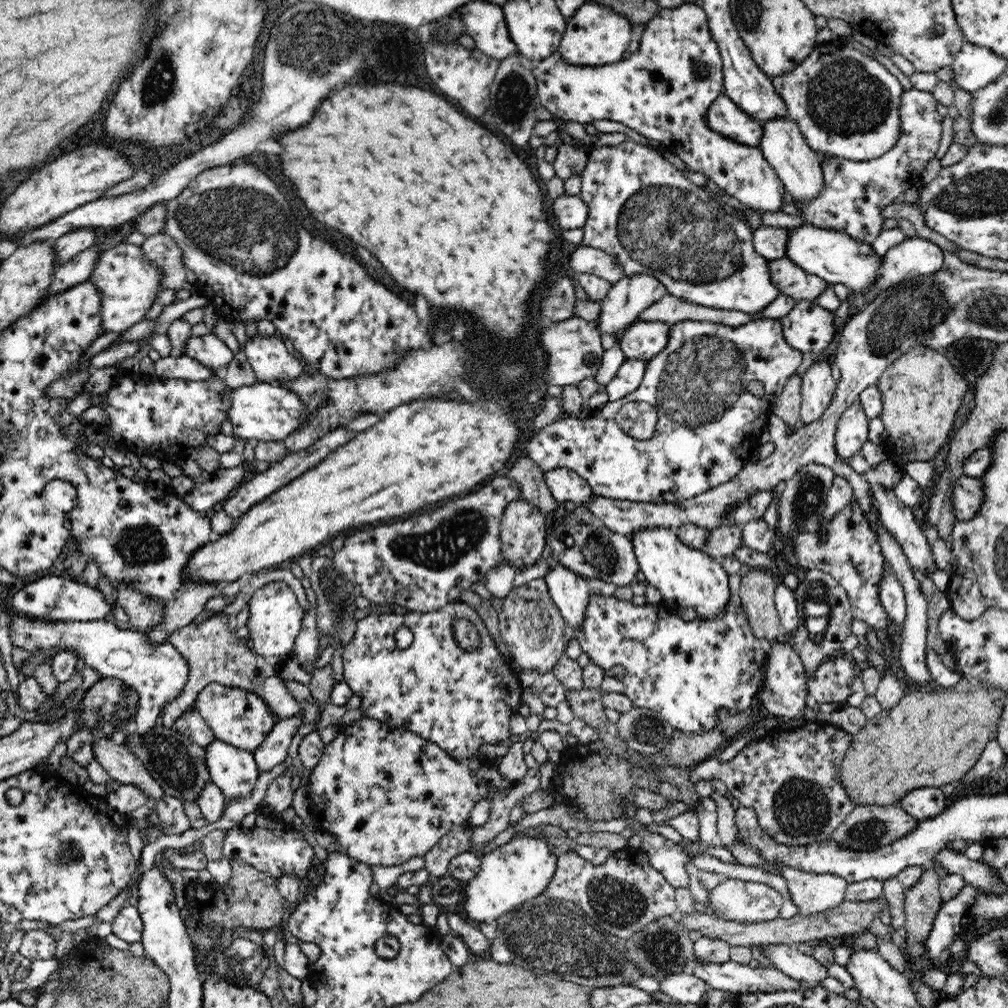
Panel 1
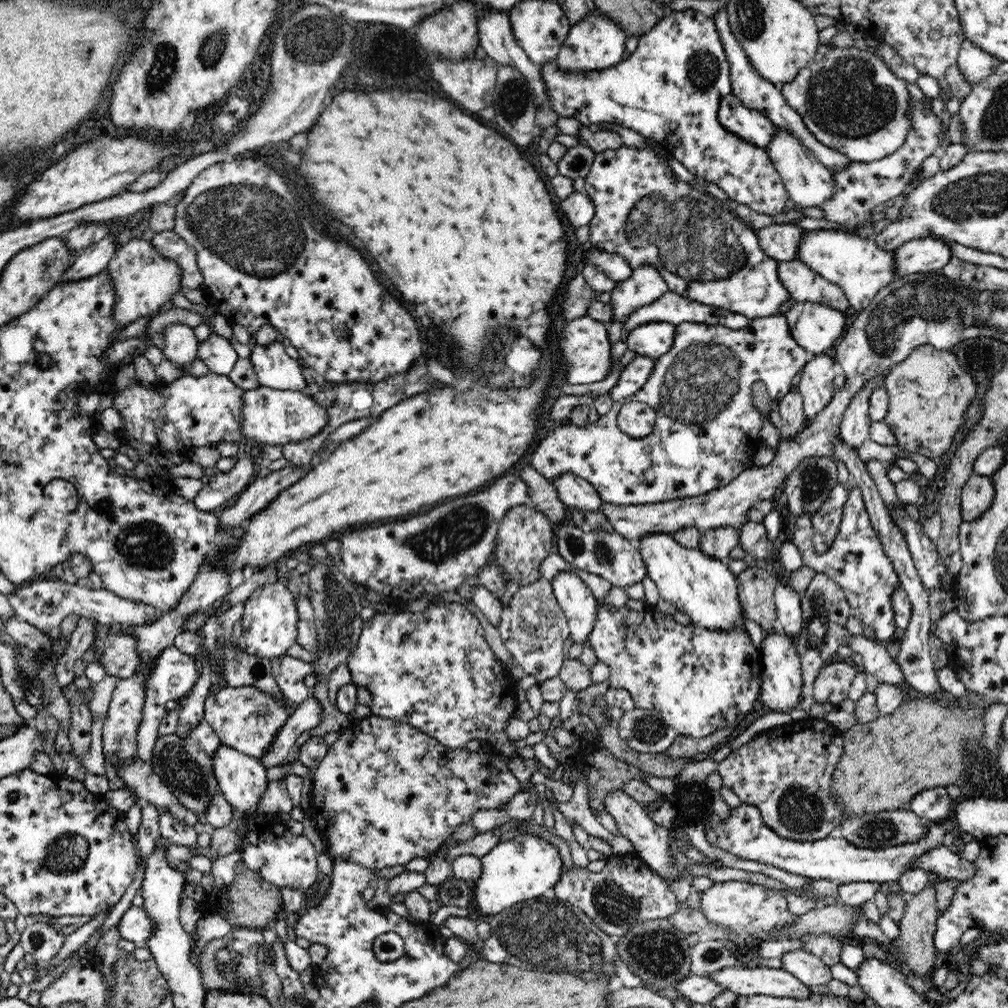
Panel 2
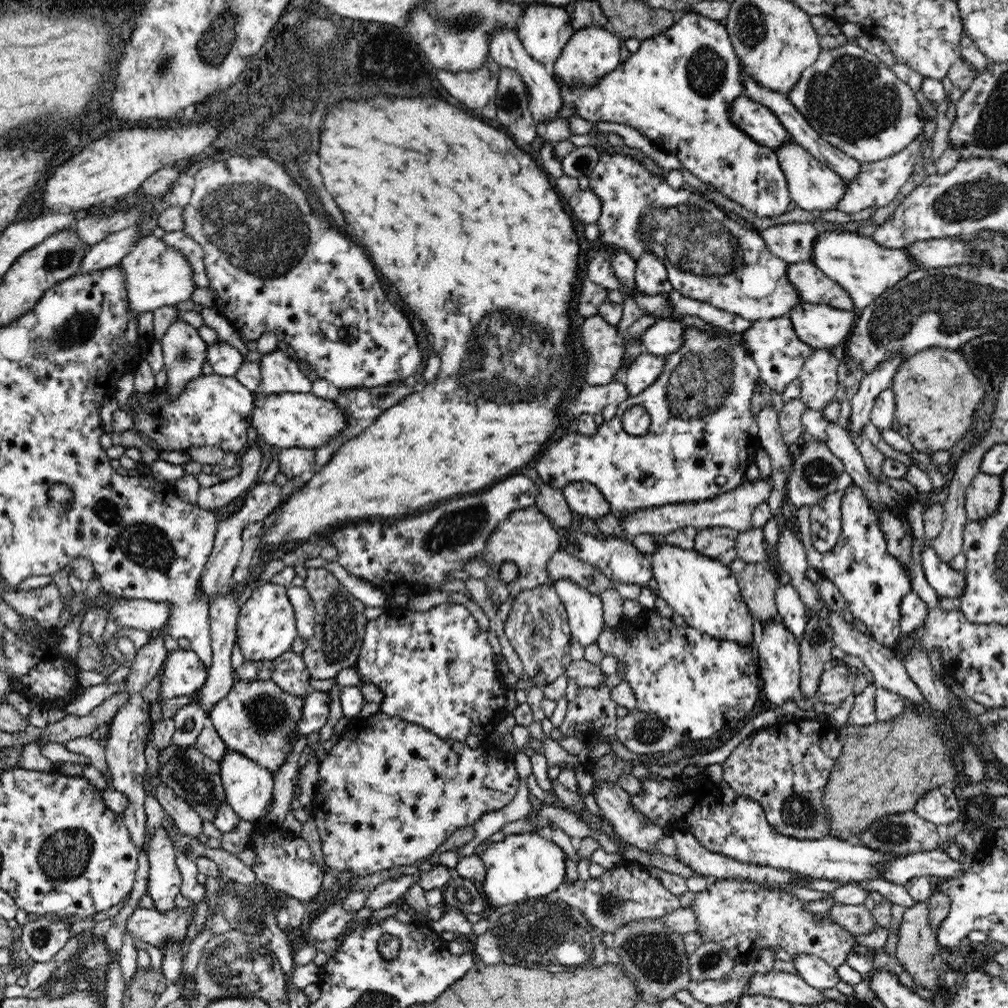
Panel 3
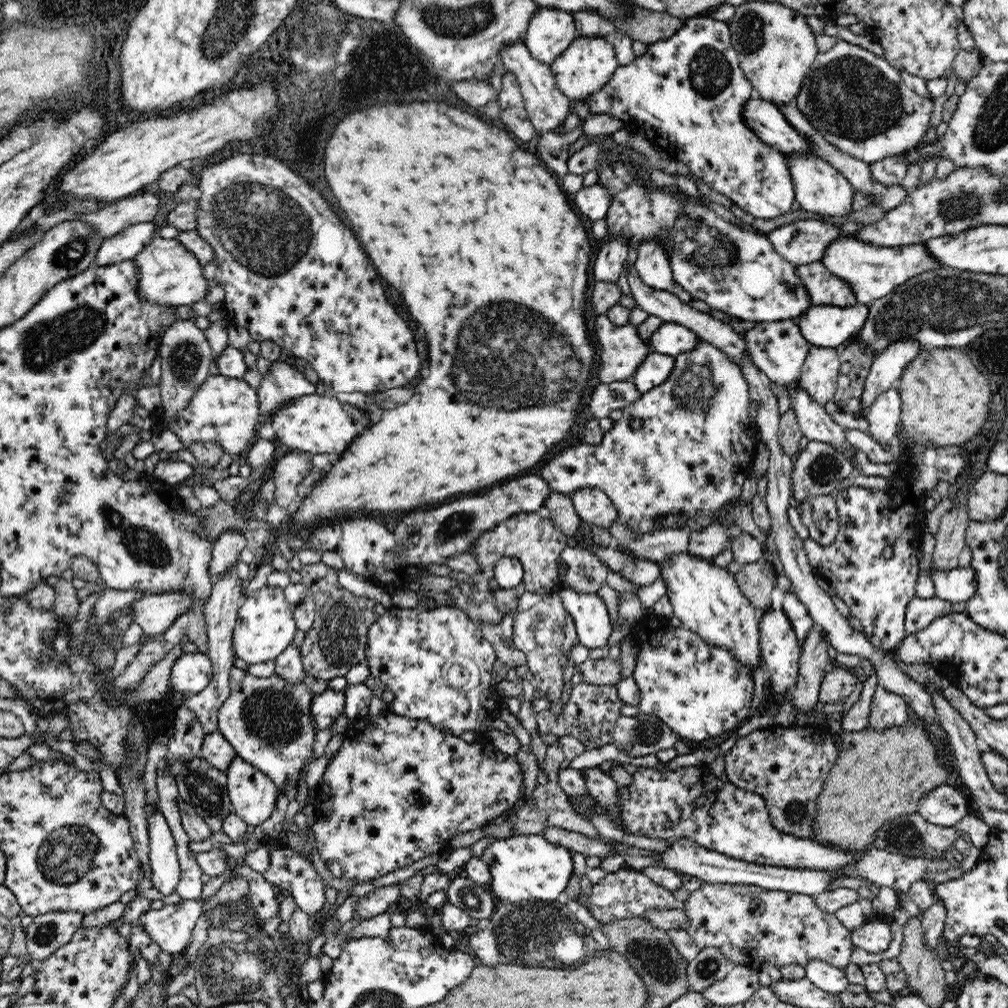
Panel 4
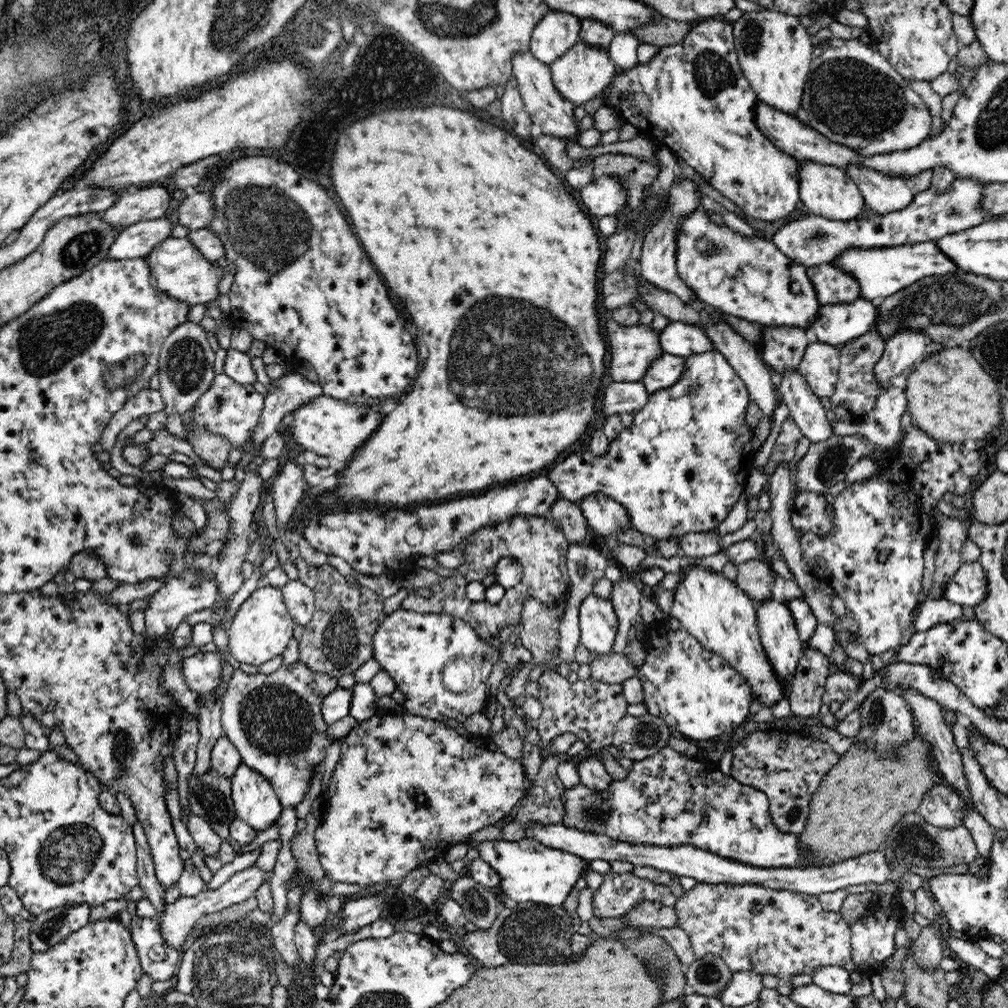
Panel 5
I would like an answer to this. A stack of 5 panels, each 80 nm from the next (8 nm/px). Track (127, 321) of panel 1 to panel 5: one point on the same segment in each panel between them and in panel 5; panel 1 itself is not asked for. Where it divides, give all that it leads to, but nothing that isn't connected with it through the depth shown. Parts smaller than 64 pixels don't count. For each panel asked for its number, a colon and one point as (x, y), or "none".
2: (142, 279)
3: (155, 274)
4: (168, 273)
5: (179, 270)

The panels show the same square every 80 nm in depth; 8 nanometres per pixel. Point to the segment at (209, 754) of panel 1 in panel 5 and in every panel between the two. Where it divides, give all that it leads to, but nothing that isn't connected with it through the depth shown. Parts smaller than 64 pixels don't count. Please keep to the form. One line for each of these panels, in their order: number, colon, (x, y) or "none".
2: (241, 778)
3: (248, 787)
4: (252, 793)
5: (256, 802)

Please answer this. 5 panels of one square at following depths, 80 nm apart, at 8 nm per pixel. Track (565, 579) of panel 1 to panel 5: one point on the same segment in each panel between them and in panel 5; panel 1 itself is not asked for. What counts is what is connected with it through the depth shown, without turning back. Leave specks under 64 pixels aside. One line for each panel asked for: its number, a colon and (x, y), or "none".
2: (577, 601)
3: (584, 610)
4: (593, 628)
5: (598, 625)

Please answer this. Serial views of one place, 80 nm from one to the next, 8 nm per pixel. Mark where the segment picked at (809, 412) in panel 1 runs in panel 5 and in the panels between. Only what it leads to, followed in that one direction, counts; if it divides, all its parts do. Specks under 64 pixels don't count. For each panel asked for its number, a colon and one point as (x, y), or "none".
2: (816, 386)
3: (818, 376)
4: (818, 378)
5: (820, 364)

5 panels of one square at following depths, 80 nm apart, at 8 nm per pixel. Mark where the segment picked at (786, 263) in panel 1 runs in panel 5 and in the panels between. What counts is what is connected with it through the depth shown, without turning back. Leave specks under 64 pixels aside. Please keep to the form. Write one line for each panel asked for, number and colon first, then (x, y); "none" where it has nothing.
2: (804, 285)
3: (812, 286)
4: (824, 288)
5: (832, 286)

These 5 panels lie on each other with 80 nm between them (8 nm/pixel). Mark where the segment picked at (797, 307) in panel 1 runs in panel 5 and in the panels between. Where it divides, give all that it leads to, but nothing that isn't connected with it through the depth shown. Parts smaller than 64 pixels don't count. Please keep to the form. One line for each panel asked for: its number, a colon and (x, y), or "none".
2: (814, 326)
3: (820, 326)
4: (826, 326)
5: (838, 324)

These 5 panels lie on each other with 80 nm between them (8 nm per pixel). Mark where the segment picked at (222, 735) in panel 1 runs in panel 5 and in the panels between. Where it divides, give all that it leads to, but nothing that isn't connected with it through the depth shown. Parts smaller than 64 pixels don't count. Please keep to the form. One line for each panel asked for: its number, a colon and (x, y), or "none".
2: (246, 719)
3: (254, 718)
4: (268, 723)
5: (274, 720)

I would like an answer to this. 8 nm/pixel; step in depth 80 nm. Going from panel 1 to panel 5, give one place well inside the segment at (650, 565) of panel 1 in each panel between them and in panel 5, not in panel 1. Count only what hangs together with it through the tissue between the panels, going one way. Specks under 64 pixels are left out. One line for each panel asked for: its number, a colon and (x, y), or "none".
2: (704, 588)
3: (705, 591)
4: (706, 598)
5: (715, 610)

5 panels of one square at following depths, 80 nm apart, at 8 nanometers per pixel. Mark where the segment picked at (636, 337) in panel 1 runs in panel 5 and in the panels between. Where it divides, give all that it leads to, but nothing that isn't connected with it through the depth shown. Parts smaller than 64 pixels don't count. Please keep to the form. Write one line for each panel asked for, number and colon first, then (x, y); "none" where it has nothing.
2: (652, 339)
3: (663, 337)
4: (669, 338)
5: (681, 339)

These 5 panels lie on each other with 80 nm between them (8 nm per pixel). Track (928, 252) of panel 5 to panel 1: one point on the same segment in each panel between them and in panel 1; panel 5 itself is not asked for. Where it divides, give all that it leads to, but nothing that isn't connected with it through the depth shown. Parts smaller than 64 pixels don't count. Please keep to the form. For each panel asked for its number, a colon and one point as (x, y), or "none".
1: (832, 255)
2: (858, 266)
3: (864, 269)
4: (871, 271)

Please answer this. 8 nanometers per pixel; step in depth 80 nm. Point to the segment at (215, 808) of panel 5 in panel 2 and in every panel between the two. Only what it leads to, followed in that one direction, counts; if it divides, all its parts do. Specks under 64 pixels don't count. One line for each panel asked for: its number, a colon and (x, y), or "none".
2: (188, 771)
3: (194, 777)
4: (202, 786)

